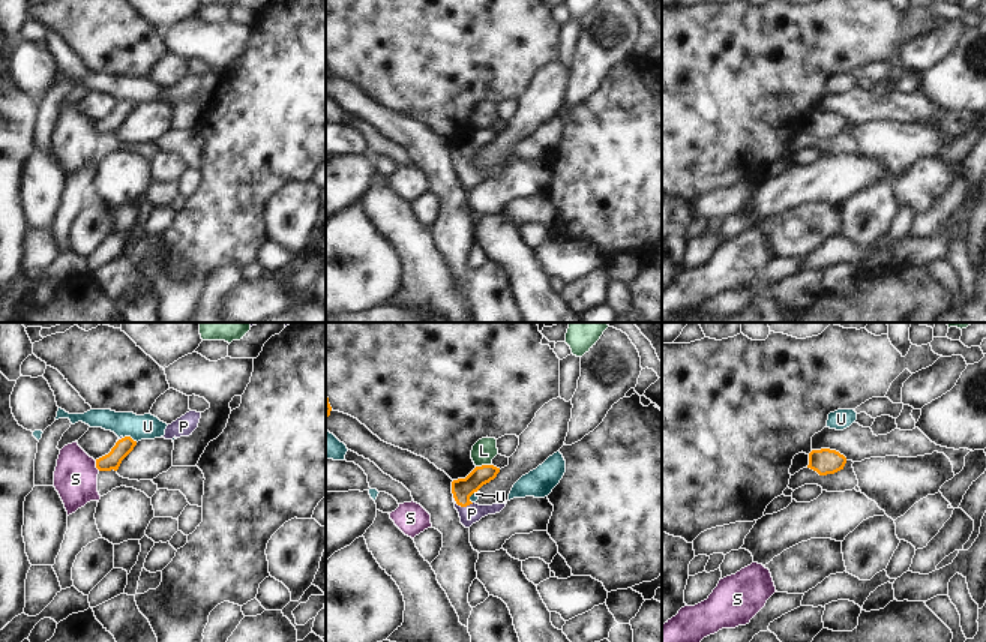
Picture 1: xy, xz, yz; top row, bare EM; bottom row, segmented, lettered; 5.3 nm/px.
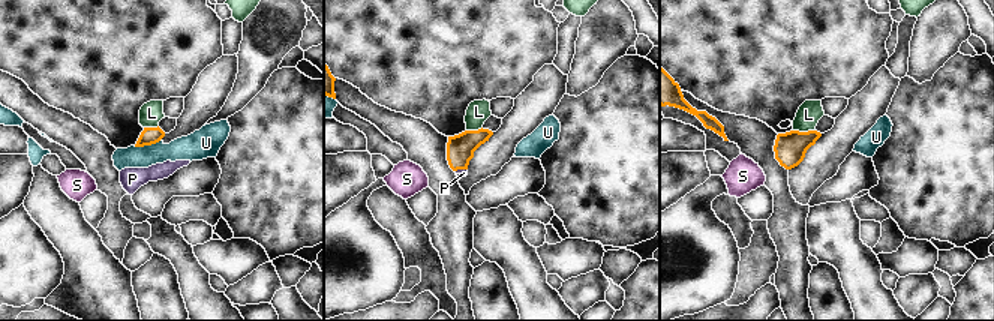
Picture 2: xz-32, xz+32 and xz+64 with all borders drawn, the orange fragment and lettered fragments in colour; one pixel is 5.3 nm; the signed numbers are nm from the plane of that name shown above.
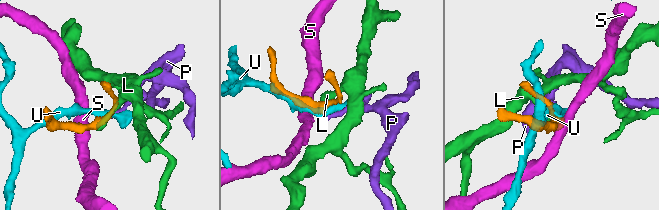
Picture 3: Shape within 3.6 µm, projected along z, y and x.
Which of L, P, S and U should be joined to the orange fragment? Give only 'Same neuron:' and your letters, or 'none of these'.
Same neuron: P

